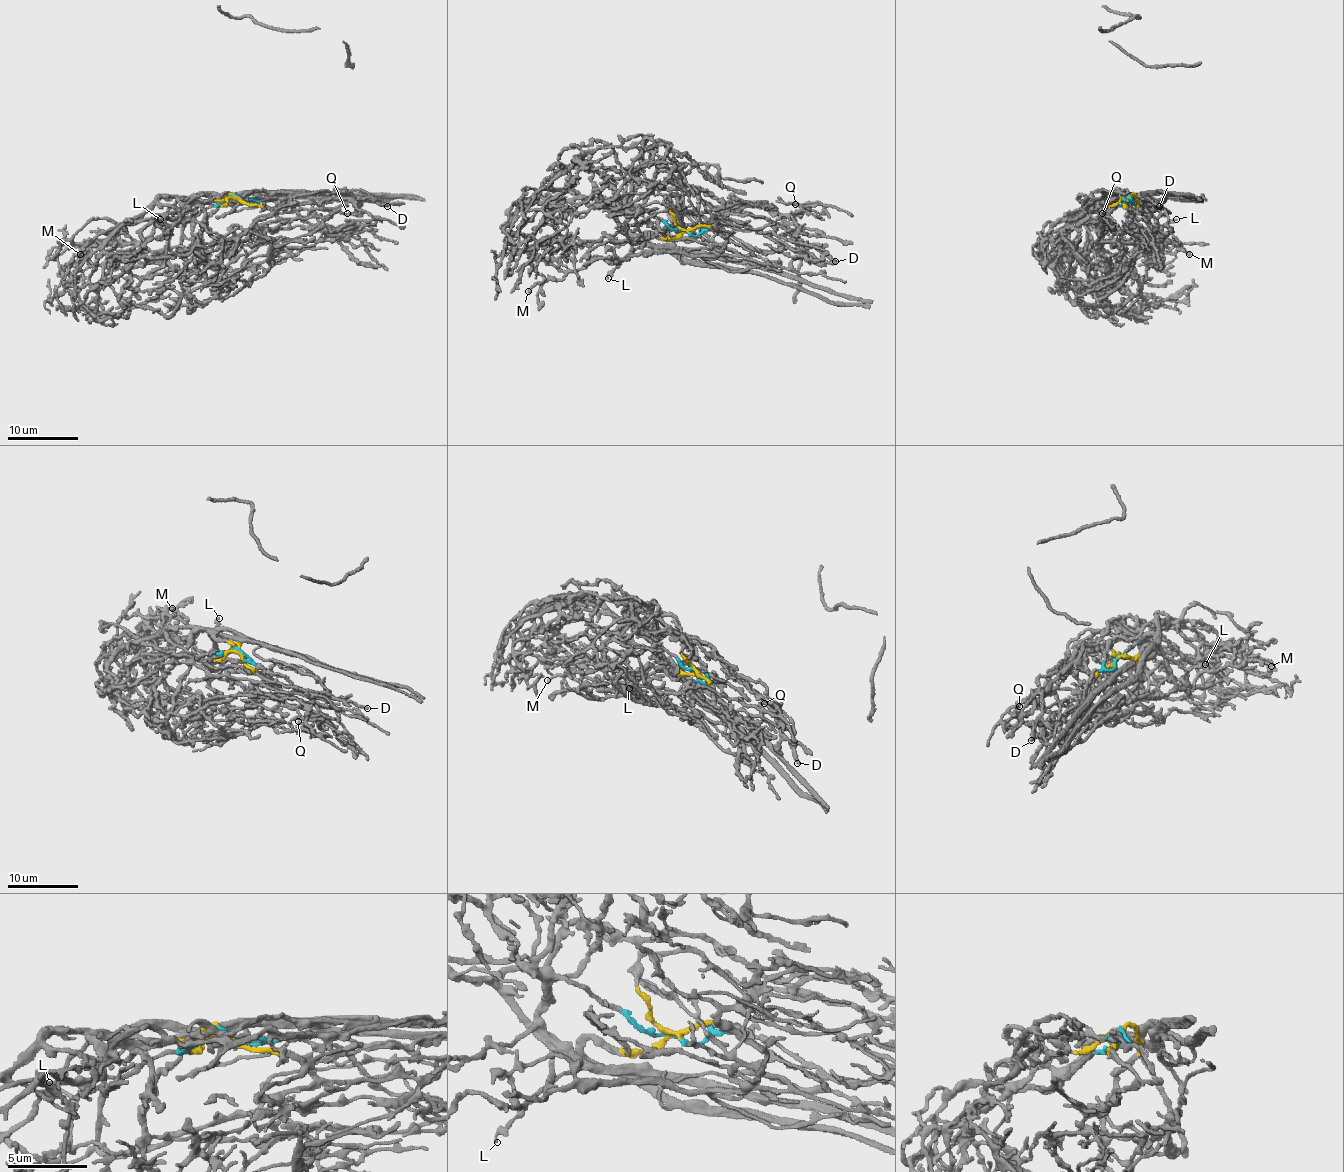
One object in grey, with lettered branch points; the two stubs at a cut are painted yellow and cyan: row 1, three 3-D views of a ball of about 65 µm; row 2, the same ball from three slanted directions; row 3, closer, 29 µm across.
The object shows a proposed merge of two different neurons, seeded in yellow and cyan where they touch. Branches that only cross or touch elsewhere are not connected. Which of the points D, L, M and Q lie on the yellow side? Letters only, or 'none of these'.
D, L, M

